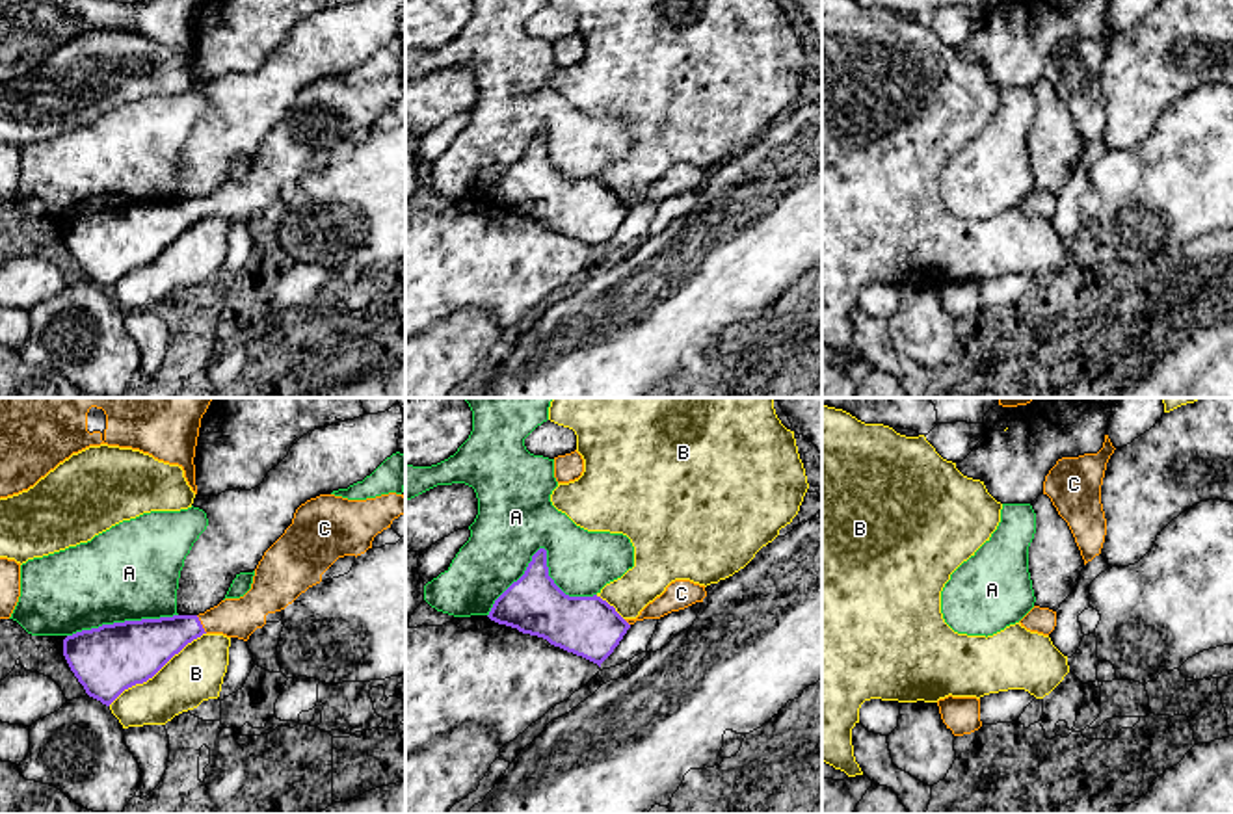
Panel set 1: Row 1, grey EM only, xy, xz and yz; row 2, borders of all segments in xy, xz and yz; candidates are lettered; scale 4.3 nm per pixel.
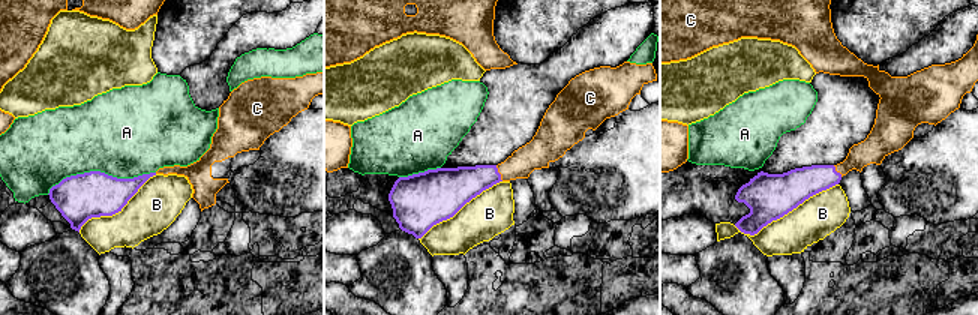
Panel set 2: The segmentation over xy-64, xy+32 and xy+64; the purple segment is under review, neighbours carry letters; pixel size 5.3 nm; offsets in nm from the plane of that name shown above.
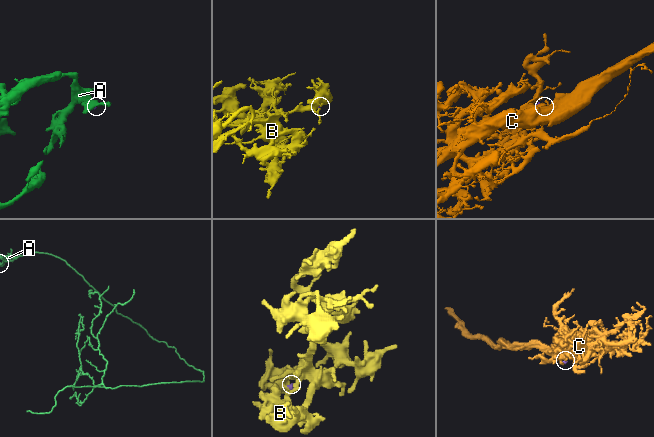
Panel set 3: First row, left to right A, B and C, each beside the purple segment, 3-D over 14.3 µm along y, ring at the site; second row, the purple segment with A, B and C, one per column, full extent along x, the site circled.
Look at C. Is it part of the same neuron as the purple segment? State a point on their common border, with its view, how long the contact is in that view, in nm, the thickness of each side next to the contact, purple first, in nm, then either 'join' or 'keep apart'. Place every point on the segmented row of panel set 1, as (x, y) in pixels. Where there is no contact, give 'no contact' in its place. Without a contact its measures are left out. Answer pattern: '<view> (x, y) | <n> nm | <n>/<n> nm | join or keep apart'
xy (201, 625) | 90 nm | 220/180 nm | join

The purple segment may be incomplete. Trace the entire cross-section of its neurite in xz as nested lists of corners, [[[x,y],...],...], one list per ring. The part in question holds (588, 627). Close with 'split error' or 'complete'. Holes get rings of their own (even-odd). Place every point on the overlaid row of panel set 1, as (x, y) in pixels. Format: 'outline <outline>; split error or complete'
outline [[[539,548],[524,574],[493,604],[489,619],[582,656],[601,667],[627,630],[643,619],[660,619],[707,597],[705,585],[675,580],[636,619],[623,619],[601,597],[569,597],[549,576],[547,550]]]; split error

